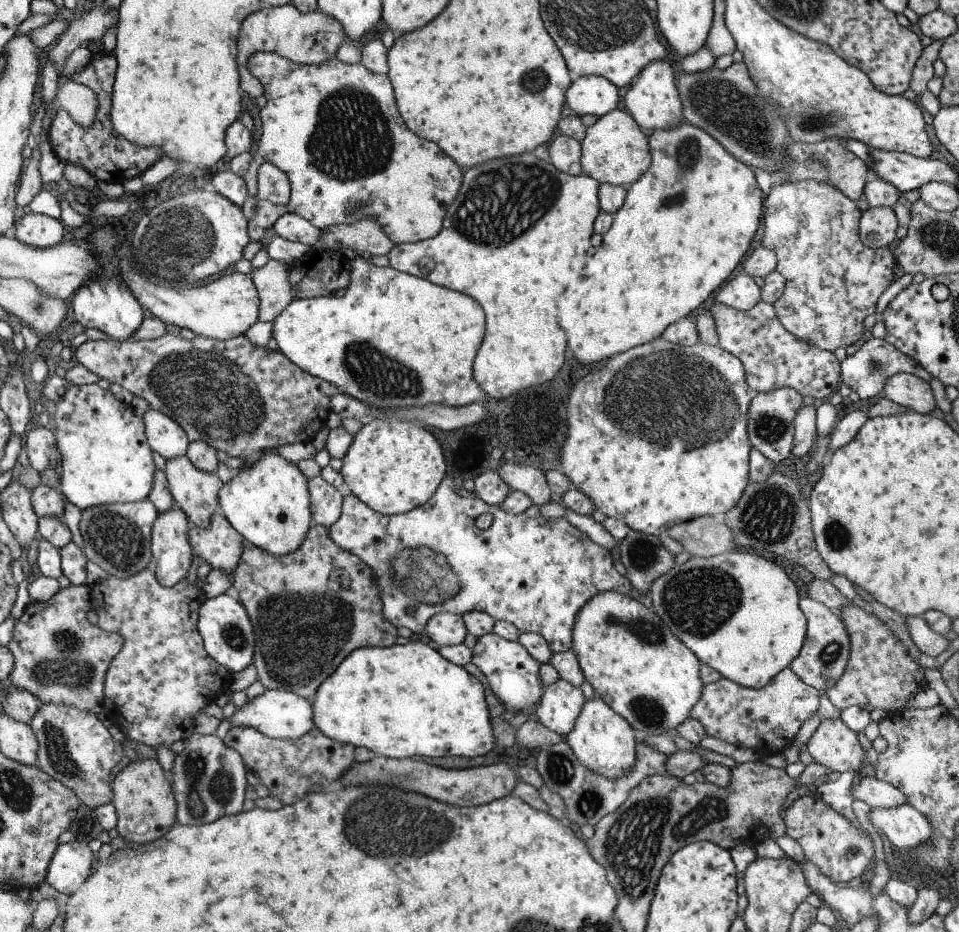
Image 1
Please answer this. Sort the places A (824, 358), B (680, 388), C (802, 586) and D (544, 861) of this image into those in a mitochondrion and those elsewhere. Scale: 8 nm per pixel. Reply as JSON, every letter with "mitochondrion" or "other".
{"A":"other","B":"mitochondrion","C":"other","D":"other"}

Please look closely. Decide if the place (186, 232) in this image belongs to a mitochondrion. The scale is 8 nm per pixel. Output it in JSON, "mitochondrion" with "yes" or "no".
{"mitochondrion":"yes"}

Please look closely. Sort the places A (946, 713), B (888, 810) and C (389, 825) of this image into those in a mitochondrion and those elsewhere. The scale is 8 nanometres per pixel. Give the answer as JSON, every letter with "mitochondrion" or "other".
{"A":"other","B":"other","C":"mitochondrion"}

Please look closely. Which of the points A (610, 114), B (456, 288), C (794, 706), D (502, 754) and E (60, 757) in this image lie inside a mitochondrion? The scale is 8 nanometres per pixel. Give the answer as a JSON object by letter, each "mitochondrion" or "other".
{"A":"other","B":"other","C":"other","D":"other","E":"mitochondrion"}

